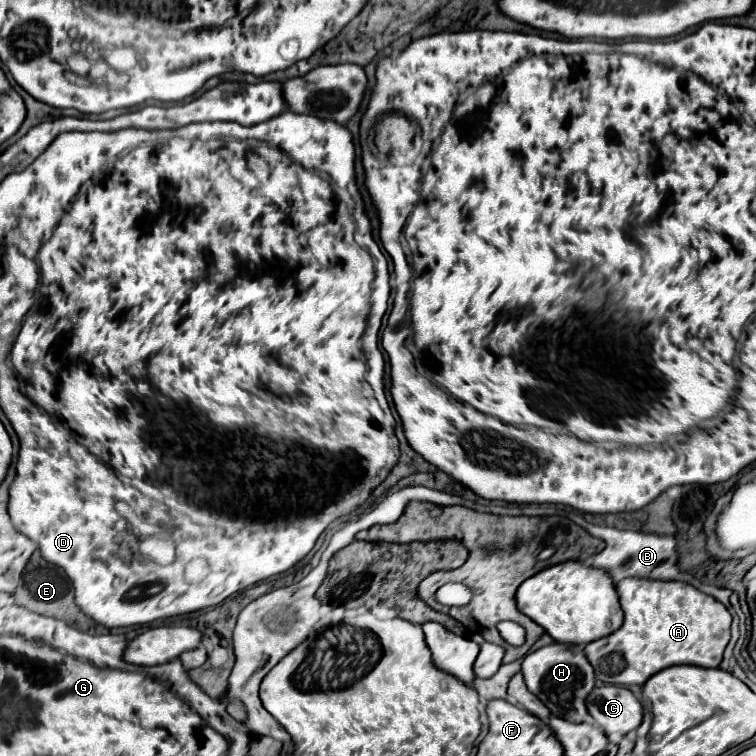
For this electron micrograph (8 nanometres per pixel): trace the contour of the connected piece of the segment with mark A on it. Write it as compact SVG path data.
M628 577L616 583L620 605L624 609L624 623L614 633L590 641L584 645L584 653L594 667L596 679L610 685L644 685L654 673L672 665L700 665L700 667L718 667L722 661L724 647L730 639L732 617L724 605L714 597L698 591L696 587L682 581L656 581Z

